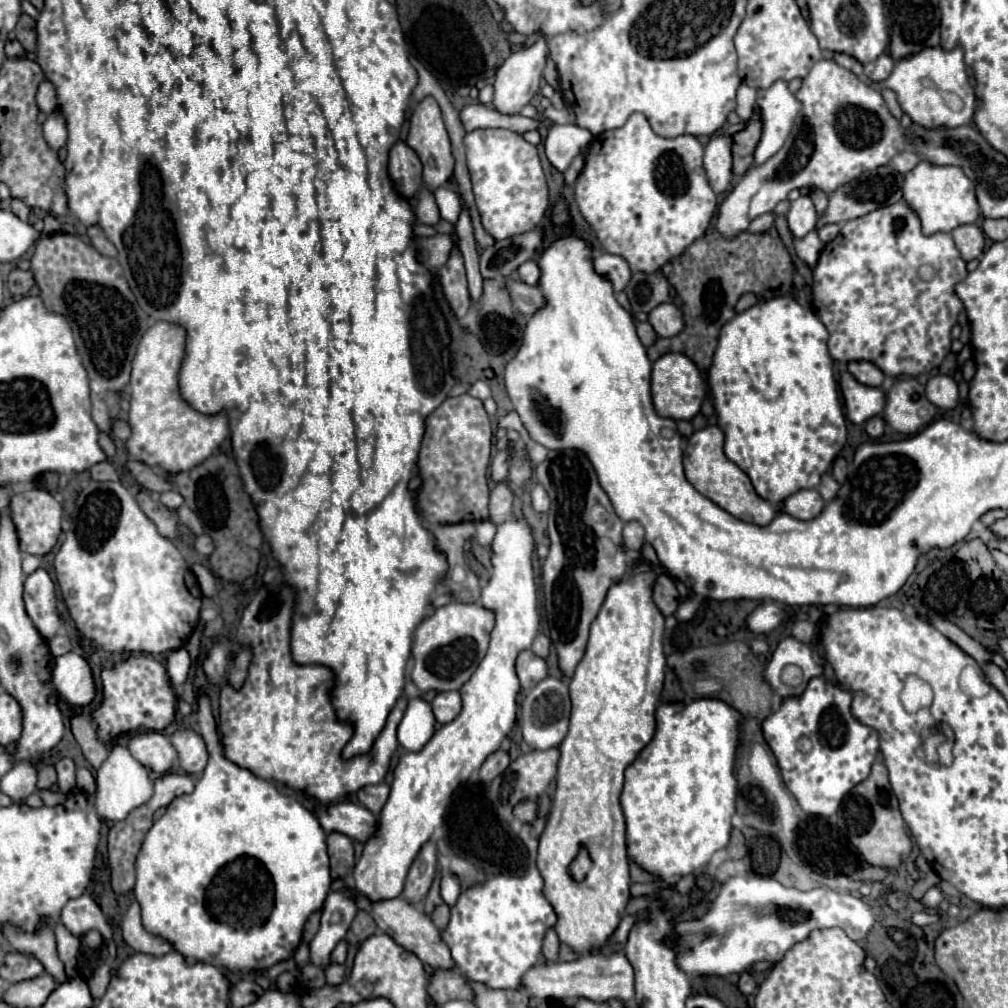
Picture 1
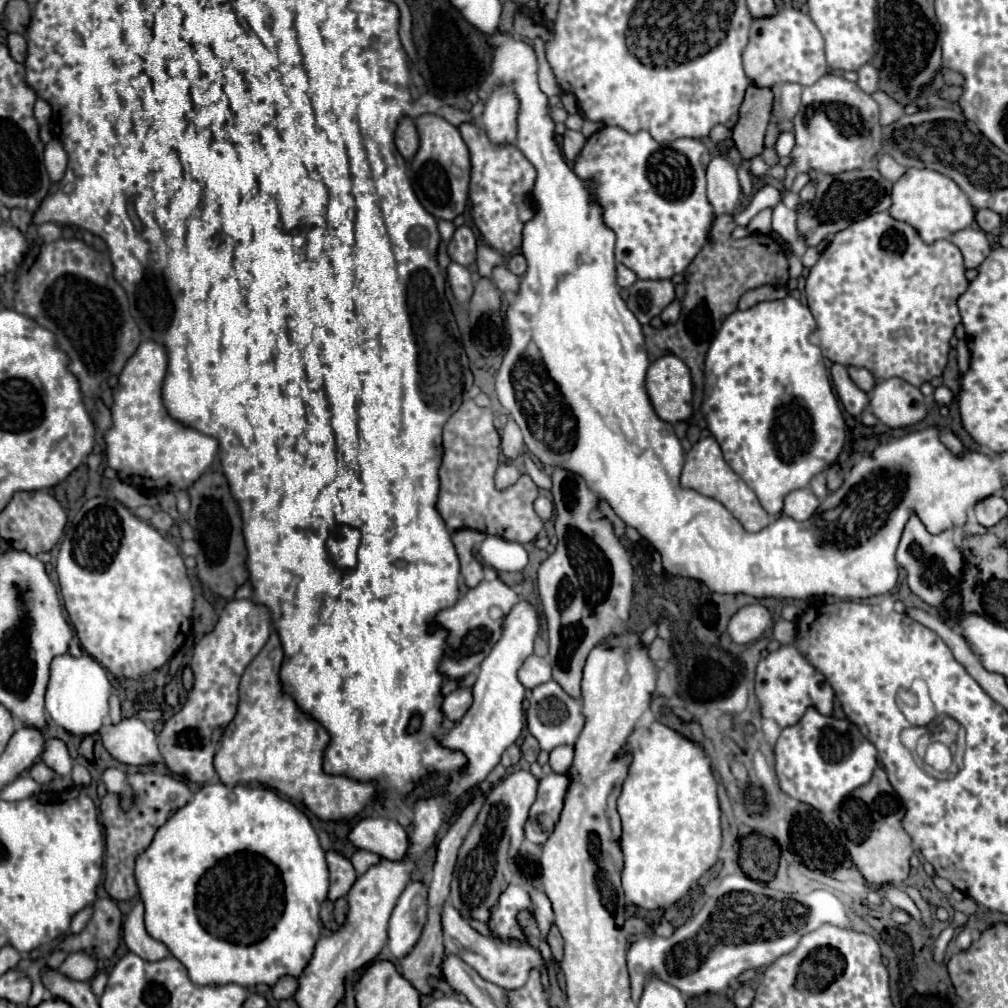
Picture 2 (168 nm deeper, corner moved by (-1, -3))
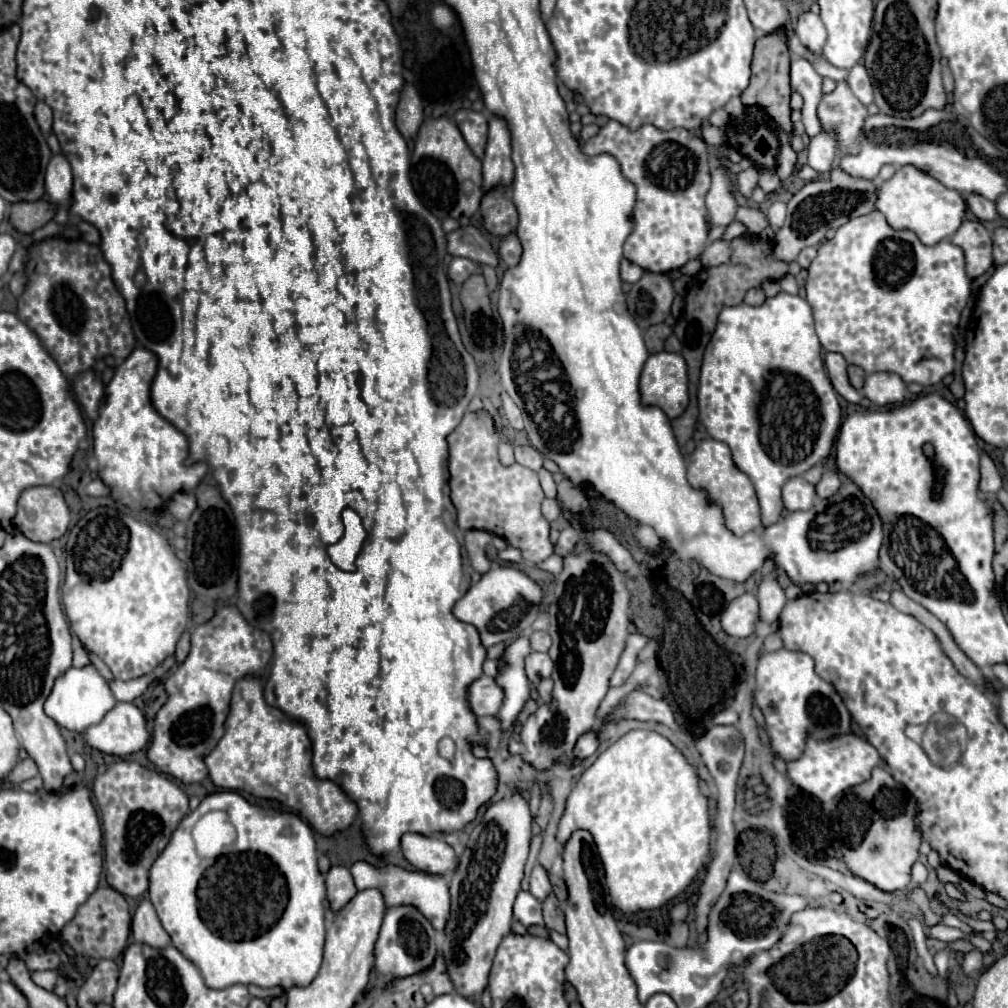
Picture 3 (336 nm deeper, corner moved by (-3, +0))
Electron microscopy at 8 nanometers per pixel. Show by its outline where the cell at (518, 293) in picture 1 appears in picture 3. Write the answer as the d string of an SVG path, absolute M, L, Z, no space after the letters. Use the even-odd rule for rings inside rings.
M473 225L459 227L457 231L447 233L447 251L453 257L465 257L475 263L483 263L491 267L497 267L499 263L497 253L493 251L487 237Z

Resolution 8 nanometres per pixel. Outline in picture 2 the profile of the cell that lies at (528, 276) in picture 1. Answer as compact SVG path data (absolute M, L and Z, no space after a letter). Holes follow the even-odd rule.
M515 254L515 256L511 256L511 260L509 260L509 270L515 272L517 276L523 276L525 270L527 270L525 256L523 256L523 254Z

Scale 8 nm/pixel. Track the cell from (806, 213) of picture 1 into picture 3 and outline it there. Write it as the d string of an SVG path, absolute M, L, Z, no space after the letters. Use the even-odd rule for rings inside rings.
M821 131L815 139L811 139L811 145L807 149L807 165L813 167L819 175L827 175L829 169L833 167L833 161L837 157L837 145L833 137L829 137L825 131Z

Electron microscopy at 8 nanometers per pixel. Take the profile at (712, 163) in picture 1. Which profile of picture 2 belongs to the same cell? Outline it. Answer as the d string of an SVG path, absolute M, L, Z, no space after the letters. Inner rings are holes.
M723 156L713 158L707 166L707 200L713 206L715 216L733 214L739 196L741 190L735 166Z

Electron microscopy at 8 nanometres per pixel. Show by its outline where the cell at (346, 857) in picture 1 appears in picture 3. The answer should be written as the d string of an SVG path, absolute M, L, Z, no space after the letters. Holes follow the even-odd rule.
M333 865L325 875L325 883L327 883L327 899L331 903L331 911L339 911L357 893L353 875L343 865Z

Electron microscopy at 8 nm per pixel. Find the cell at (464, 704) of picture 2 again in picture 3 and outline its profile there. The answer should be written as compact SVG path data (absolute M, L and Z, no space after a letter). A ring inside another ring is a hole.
M483 675L469 685L467 699L469 699L471 711L477 717L495 715L497 709L501 707L501 689L497 689L497 685L493 685L493 677Z

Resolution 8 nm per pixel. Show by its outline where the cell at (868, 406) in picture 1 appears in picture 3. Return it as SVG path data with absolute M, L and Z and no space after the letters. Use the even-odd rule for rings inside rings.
M827 353L825 355L825 365L831 377L831 383L835 387L835 391L849 403L859 403L861 395L857 389L853 389L853 385L847 379L847 361L843 355L839 353Z

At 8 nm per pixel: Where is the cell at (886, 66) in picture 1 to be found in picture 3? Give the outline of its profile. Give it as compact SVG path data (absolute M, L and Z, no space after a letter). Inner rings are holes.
M861 63L855 65L855 67L849 71L847 83L849 83L849 87L853 89L855 97L857 97L863 105L873 103L873 85L871 85L871 79L869 79L867 69L865 69Z

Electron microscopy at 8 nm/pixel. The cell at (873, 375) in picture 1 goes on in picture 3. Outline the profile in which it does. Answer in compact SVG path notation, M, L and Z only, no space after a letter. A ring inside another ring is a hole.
M849 365L847 373L849 373L849 383L851 383L857 391L861 391L863 385L865 385L865 377L867 377L867 373L865 373L861 367L857 367L857 365Z

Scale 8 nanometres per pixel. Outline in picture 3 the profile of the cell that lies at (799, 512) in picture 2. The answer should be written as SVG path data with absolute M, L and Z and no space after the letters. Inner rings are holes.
M793 477L785 483L783 503L787 511L809 511L815 503L815 487L807 483L803 477Z

